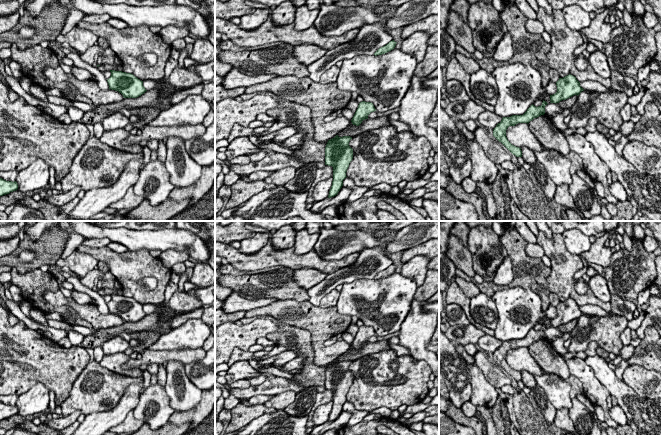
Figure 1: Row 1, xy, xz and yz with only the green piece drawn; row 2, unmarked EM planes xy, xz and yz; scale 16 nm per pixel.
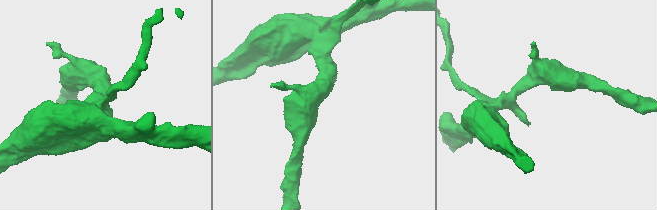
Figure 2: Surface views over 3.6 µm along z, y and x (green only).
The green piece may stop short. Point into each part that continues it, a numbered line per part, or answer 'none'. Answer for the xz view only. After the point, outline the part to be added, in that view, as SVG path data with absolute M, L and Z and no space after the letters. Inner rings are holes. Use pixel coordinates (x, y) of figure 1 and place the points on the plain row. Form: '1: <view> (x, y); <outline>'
none

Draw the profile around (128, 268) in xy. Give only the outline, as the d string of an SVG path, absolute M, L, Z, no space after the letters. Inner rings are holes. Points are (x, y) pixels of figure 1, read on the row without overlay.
M80 245L78 252L93 256L98 262L104 262L117 281L121 284L123 296L131 297L141 305L158 305L165 300L165 290L170 282L172 270L165 267L160 258L153 257L148 250L117 253L106 247ZM144 277L155 277L157 287L145 291L138 281Z

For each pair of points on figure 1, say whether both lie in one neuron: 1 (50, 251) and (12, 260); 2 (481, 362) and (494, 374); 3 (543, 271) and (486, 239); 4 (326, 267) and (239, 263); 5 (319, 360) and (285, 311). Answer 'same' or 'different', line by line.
1: same
2: same
3: different
4: same
5: same

